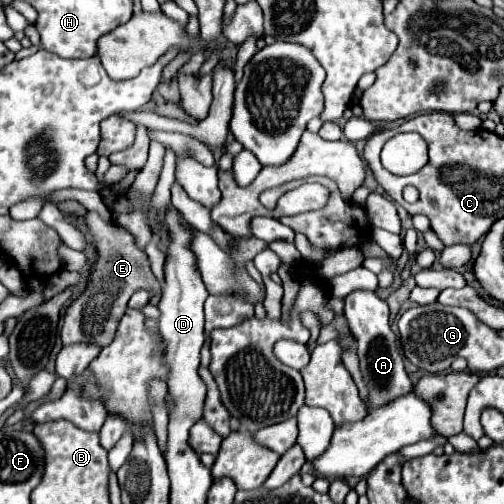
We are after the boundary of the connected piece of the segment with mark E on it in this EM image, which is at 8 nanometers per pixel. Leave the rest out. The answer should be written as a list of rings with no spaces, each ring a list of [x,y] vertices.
[[[88,212],[84,216],[84,224],[94,238],[98,258],[90,268],[88,284],[84,292],[66,308],[64,326],[62,326],[62,344],[76,342],[92,342],[96,346],[108,346],[114,338],[114,328],[122,314],[126,312],[126,304],[136,290],[146,290],[150,296],[160,294],[160,282],[150,270],[150,260],[142,248],[138,248],[136,238],[112,220],[104,220],[98,212]]]

